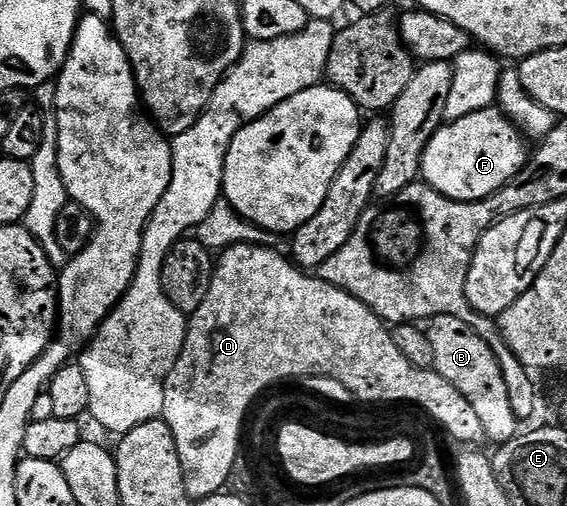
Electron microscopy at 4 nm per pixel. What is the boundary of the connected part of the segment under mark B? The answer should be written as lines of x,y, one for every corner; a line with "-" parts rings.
436,316
429,321
426,338
432,346
432,358
434,359
433,371
439,372
448,382
452,382
456,386
456,390
460,390
460,394
464,394
464,398
468,398
468,402
472,402
472,410
476,410
476,414
480,417
480,422
484,422
486,427
486,440
495,445
507,444
512,437
519,435
520,422
516,418
516,414
512,414
512,402
508,399
508,386
504,382
504,374
502,373
502,361
497,351
486,345
486,340
481,336
475,325
460,322
460,318
452,318
451,316

